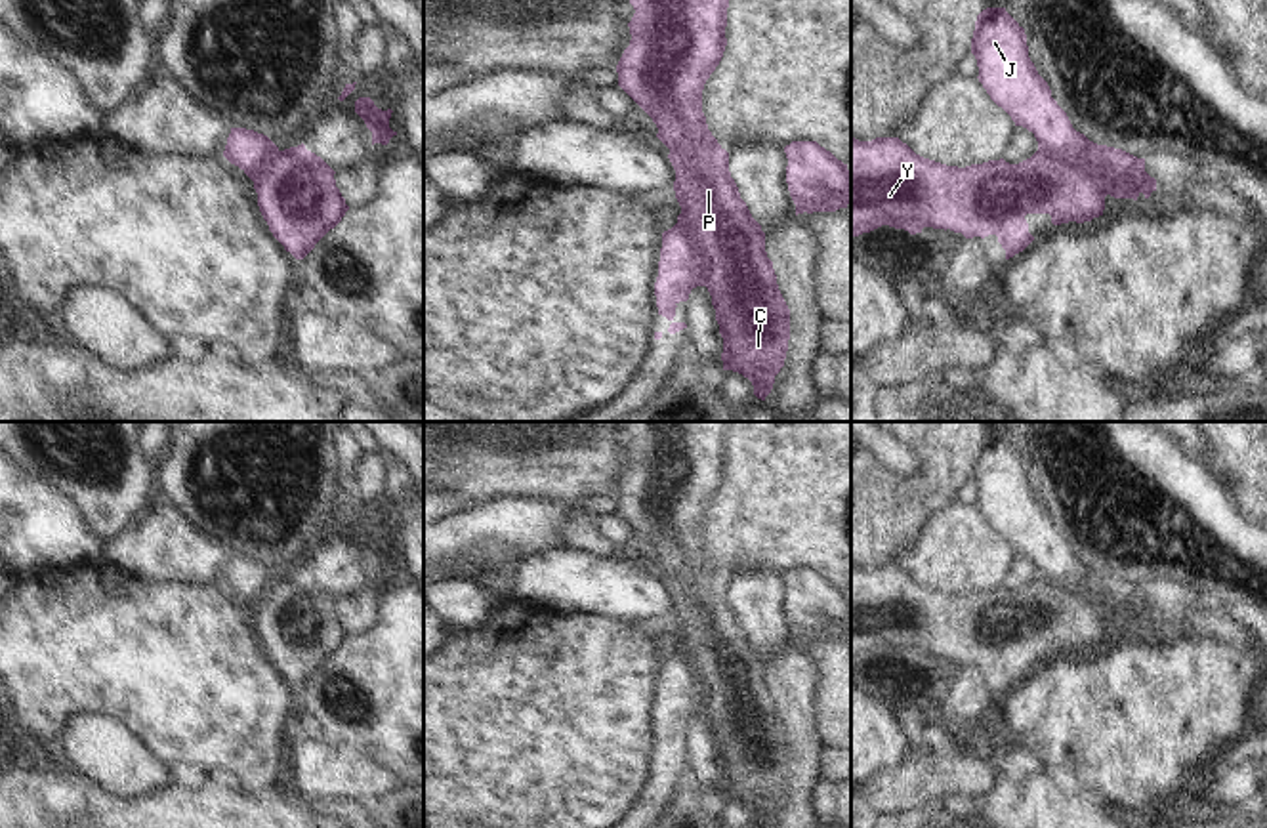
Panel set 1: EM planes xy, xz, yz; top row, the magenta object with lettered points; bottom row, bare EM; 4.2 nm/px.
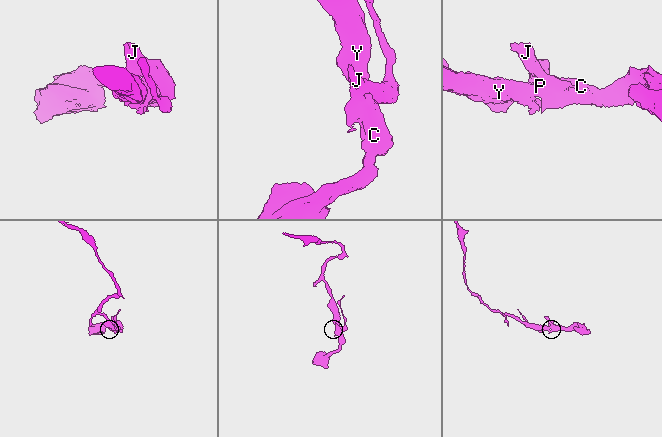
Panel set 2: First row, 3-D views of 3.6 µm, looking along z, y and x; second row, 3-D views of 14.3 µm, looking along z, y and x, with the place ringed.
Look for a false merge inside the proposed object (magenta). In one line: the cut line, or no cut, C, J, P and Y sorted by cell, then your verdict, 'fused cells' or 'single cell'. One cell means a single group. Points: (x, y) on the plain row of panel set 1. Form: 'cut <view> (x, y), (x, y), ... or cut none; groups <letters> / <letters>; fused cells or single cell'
cut yz (1038, 575), (1050, 582), (1077, 588), (1096, 605), (1105, 622); groups C P Y / J; fused cells

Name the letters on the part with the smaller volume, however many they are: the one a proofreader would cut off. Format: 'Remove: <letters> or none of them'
Remove: J

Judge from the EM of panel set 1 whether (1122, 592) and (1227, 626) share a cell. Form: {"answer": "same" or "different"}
{"answer": "same"}

